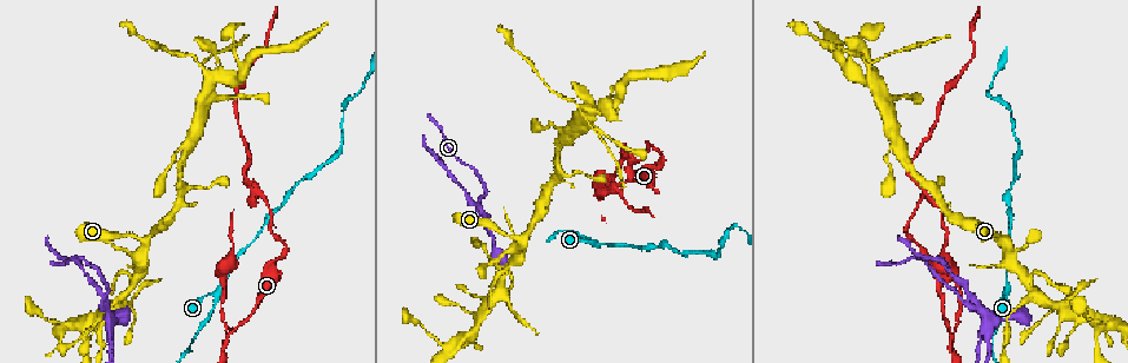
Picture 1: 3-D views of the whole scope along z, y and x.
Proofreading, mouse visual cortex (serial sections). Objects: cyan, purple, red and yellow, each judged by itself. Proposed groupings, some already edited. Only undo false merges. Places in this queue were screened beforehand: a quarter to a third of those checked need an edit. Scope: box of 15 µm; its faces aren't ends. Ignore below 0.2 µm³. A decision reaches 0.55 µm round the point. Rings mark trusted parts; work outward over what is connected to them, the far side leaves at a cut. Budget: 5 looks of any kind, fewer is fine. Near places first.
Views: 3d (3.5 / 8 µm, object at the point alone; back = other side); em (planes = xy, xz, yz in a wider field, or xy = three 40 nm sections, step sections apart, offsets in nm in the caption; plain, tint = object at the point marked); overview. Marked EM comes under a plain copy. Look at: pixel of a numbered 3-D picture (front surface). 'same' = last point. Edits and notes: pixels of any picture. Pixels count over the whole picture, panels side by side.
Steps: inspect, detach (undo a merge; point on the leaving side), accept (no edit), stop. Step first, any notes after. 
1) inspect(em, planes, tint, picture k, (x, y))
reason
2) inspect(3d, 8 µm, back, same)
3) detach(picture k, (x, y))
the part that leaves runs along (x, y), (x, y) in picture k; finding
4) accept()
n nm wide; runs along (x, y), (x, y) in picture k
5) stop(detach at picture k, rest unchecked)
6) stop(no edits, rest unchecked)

inspect(3d, 3.5 µm, picture 1, (590, 242))
a fork

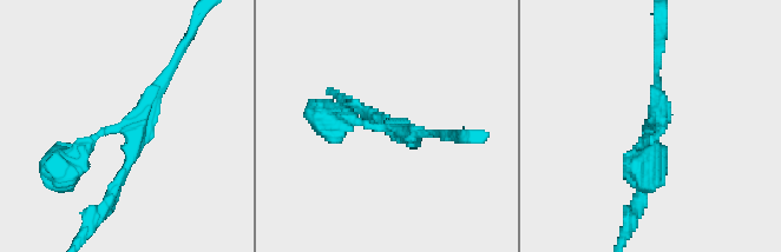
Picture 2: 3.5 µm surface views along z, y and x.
inspect(em, planes, tint, picture 2, (650, 126))

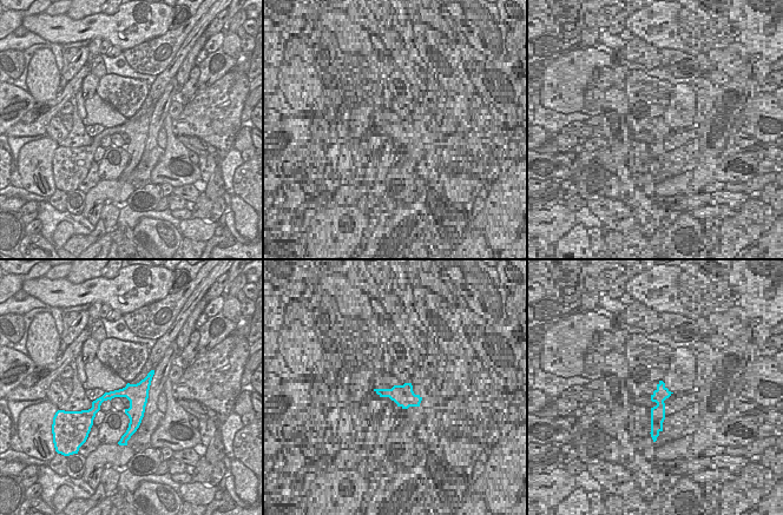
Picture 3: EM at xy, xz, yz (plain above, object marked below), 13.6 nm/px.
accept()
all the same cell

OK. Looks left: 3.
inspect(3d, 3.5 µm, picture 1, (907, 231))
sharp bend

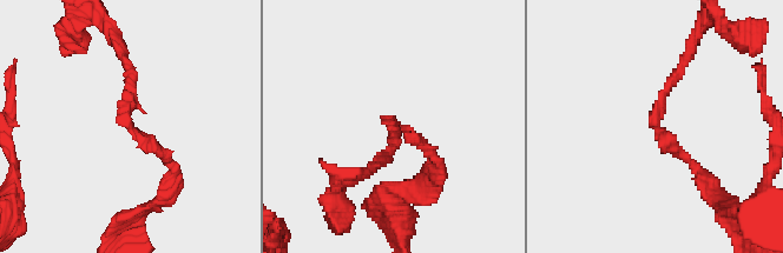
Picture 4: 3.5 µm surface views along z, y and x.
inspect(em, xy, step 2, tint, picture 4, (657, 123))
arms of 150, 150 nm

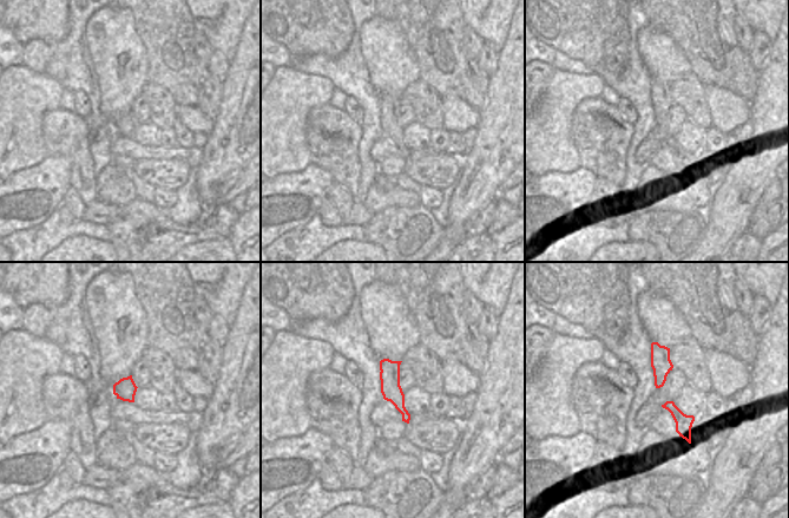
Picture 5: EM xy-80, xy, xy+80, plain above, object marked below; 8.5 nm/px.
accept()
runs along (175, 174), (127, 124), (124, 54) in picture 4; continuous, no second cell

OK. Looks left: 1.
stop(no edits, rest unchecked)

